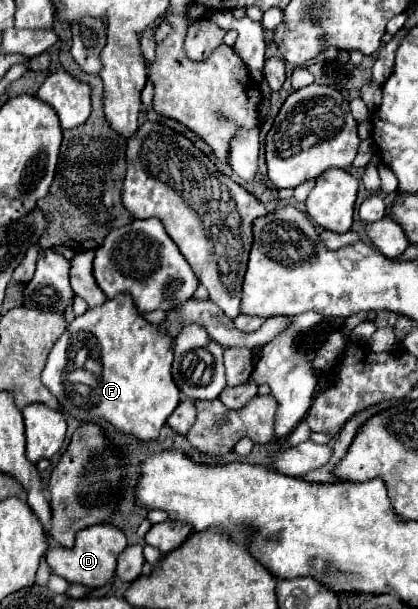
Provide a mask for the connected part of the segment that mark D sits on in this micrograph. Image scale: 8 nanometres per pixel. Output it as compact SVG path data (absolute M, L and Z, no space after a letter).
M96 524L80 530L72 548L50 546L46 552L46 562L50 564L52 574L68 580L70 584L82 584L88 588L104 586L116 570L116 558L126 548L126 536L120 528L112 524Z

